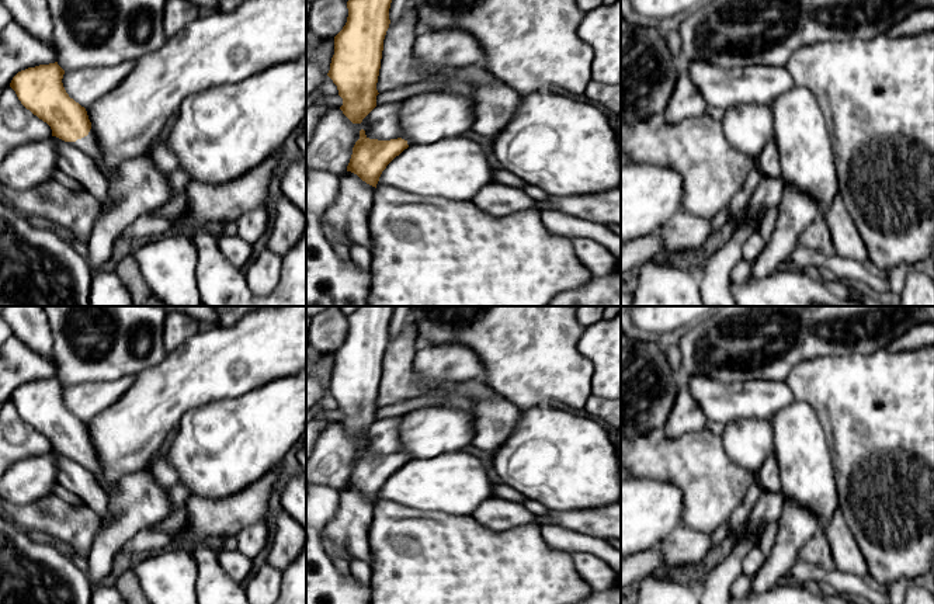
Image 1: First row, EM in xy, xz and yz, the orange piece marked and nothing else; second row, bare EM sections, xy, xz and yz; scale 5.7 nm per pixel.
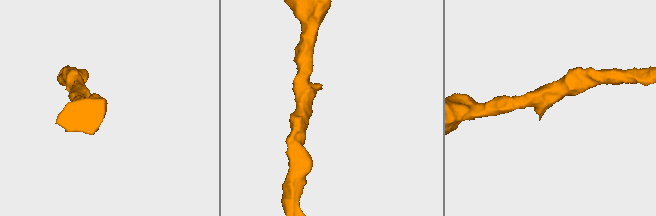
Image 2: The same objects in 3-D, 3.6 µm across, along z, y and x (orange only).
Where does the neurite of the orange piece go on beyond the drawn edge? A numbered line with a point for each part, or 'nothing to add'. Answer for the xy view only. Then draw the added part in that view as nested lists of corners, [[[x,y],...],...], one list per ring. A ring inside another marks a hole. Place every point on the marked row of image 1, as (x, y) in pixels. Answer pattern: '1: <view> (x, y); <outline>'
1: xy (89, 145); [[[90,129],[88,135],[77,139],[76,142],[69,142],[79,149],[81,149],[86,155],[88,155],[96,163],[101,162],[101,152],[97,145],[97,138],[94,129]]]

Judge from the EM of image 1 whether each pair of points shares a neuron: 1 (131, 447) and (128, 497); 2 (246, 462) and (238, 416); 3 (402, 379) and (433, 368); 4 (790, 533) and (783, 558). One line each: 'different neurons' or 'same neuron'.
1: different neurons
2: same neuron
3: different neurons
4: same neuron

